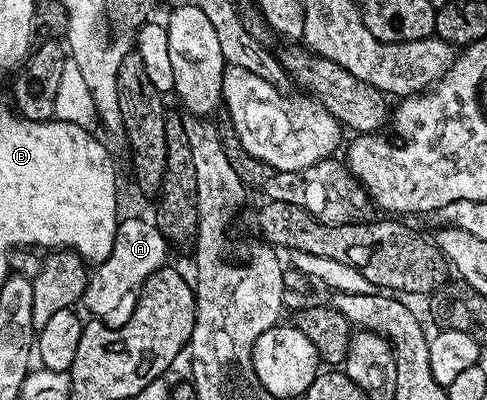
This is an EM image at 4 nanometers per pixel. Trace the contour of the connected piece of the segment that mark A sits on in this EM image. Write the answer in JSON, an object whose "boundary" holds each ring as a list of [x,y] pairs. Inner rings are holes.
{"boundary":[[[124,217],[115,233],[113,252],[109,252],[107,259],[90,271],[81,306],[91,313],[94,321],[104,322],[106,326],[124,326],[129,316],[133,316],[135,300],[145,280],[149,280],[149,276],[153,276],[153,272],[162,266],[168,265],[167,249],[167,237],[156,228],[154,221]]]}

